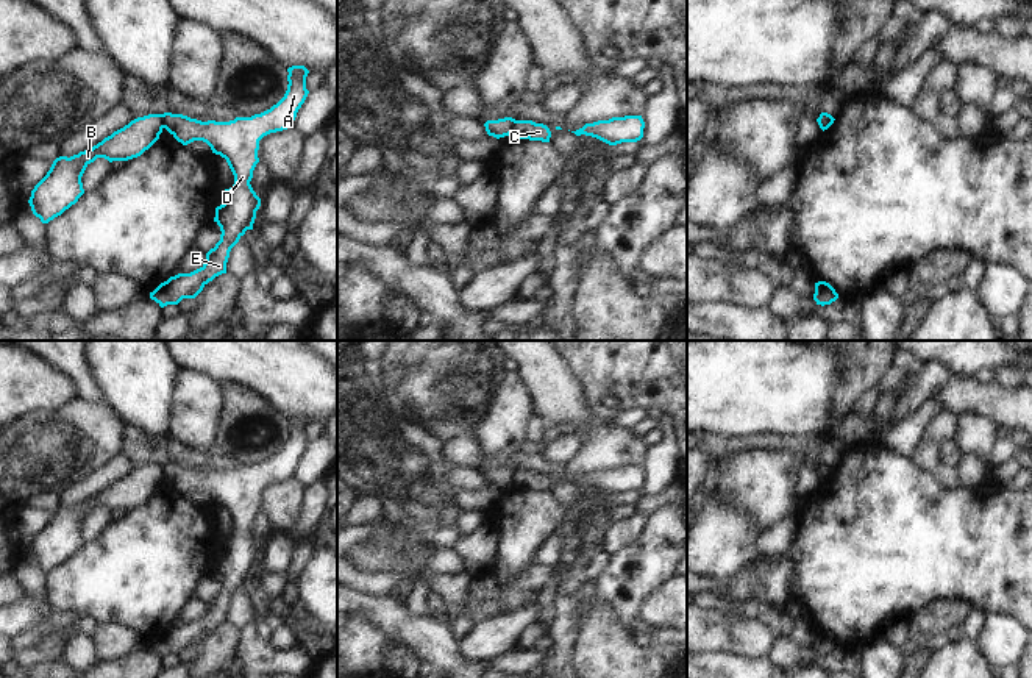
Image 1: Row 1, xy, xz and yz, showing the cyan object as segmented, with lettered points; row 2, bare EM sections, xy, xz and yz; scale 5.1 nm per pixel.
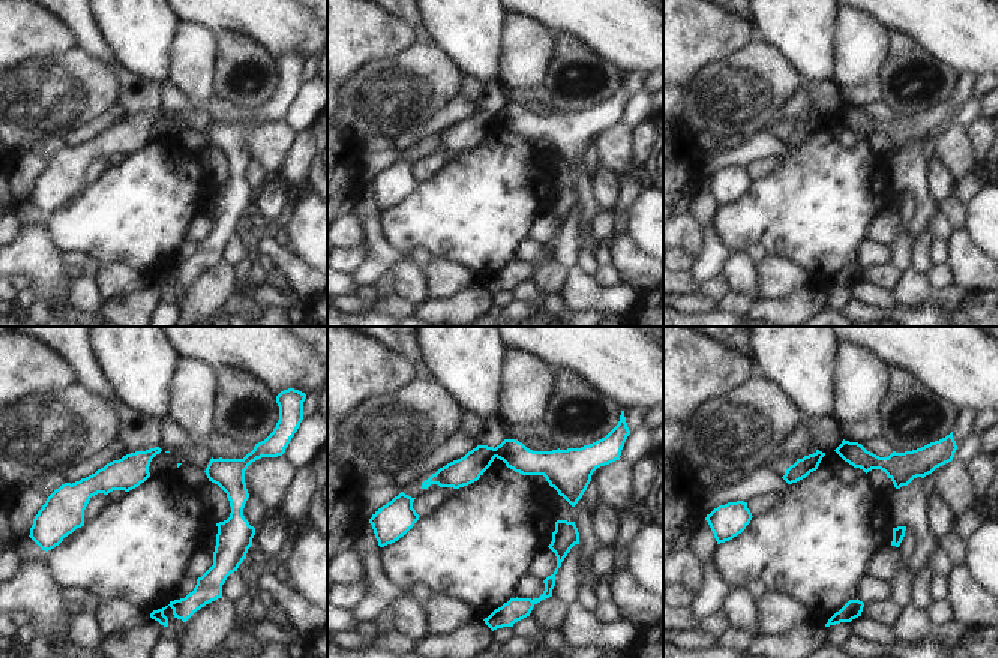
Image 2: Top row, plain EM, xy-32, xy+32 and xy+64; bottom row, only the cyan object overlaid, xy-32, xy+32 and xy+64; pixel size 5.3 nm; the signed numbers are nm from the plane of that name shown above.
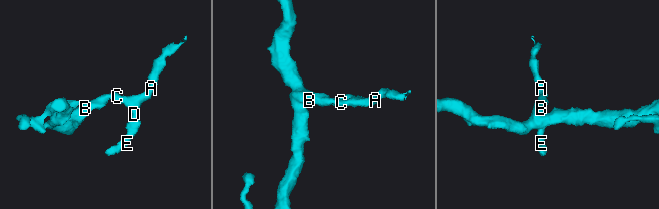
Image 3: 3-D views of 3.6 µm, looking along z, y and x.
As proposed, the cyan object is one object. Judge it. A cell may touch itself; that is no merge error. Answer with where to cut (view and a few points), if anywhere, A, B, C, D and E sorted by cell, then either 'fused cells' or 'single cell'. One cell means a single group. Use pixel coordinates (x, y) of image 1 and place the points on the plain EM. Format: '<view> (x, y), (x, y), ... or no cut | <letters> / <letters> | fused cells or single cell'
xy (161, 464), (164, 477) | A C D E / B | fused cells

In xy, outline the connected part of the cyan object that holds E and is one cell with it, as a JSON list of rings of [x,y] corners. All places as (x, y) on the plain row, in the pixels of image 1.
[[[292,416],[287,422],[289,434],[284,447],[261,464],[236,467],[230,472],[201,472],[183,464],[162,464],[162,476],[178,492],[187,495],[203,491],[212,503],[225,508],[234,525],[234,534],[225,539],[225,551],[215,558],[214,572],[220,576],[222,584],[215,597],[206,603],[205,614],[190,623],[170,626],[150,642],[150,648],[161,658],[178,655],[183,648],[195,648],[209,631],[226,623],[231,598],[247,580],[253,580],[261,548],[250,531],[259,512],[259,491],[270,483],[292,478],[297,462],[309,444],[306,439],[309,420],[304,416]]]

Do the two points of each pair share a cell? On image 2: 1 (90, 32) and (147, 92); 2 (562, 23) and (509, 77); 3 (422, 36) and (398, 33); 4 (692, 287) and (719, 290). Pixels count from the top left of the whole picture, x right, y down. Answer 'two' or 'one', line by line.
1: one
2: two
3: two
4: one

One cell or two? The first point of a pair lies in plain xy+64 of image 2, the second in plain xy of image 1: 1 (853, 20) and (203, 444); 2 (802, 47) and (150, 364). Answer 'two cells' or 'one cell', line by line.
1: one cell
2: one cell

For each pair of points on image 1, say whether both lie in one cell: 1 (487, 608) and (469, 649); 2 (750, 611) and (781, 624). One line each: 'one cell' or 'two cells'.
1: two cells
2: one cell

